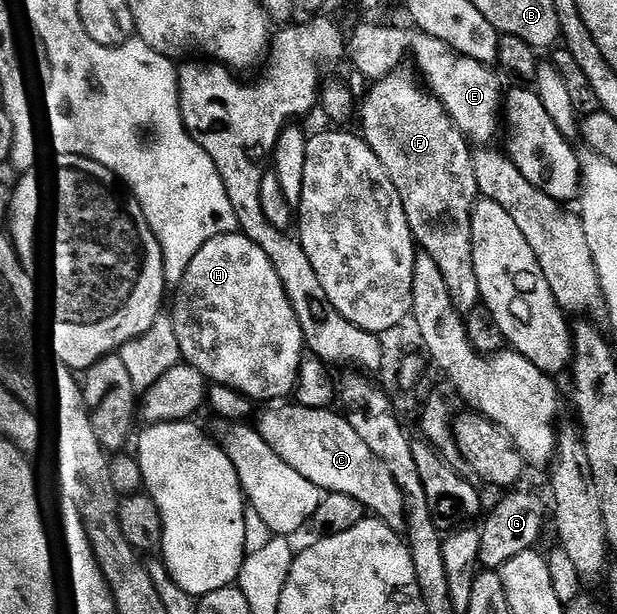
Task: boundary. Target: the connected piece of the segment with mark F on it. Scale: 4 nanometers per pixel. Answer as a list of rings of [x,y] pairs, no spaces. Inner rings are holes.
[[[400,75],[386,76],[369,85],[370,93],[366,101],[360,104],[360,132],[380,162],[384,162],[384,170],[388,170],[404,202],[417,247],[439,266],[455,308],[462,314],[469,314],[479,307],[482,298],[480,282],[476,278],[476,262],[472,258],[472,210],[480,199],[472,144],[433,92],[423,87],[418,80],[419,85],[412,77]]]

